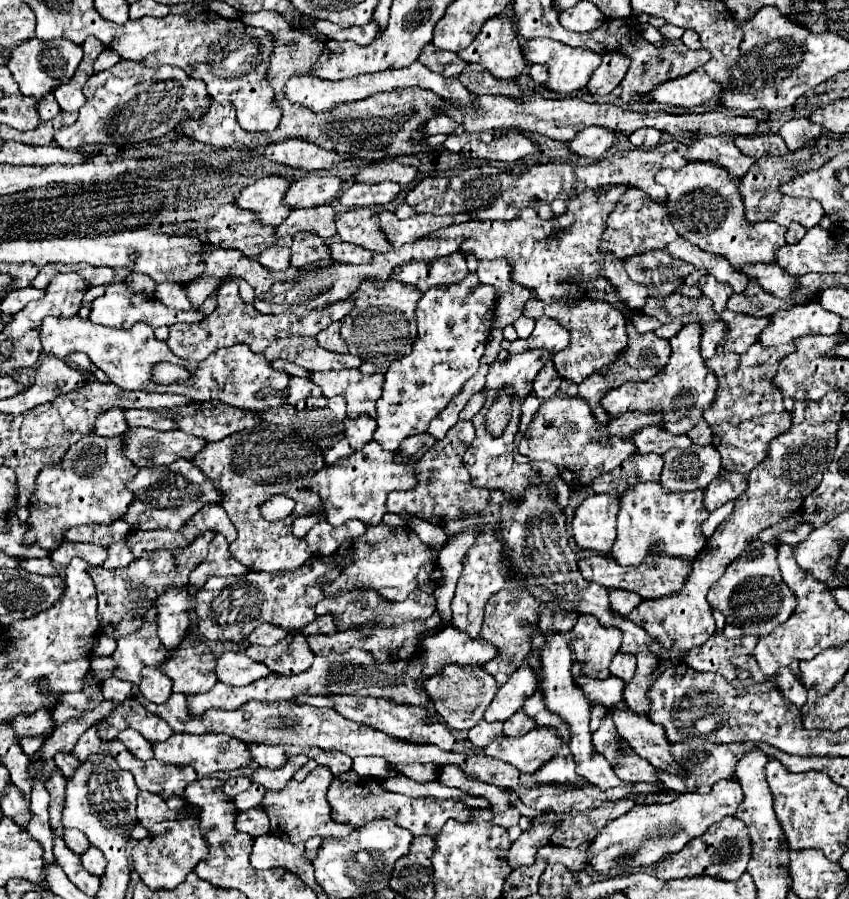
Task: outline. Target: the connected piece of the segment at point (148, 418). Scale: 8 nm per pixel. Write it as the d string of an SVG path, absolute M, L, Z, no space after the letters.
M124 410L124 418L130 428L136 428L136 426L148 426L148 428L156 428L156 430L176 428L176 424L170 418L164 418L164 416L156 414L154 410Z

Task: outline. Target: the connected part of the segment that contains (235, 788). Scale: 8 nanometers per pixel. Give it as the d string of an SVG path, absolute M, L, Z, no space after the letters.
M238 776L226 781L223 785L223 790L227 796L234 798L235 796L238 796L240 792L248 790L250 784L252 784L252 782L250 782L246 776Z

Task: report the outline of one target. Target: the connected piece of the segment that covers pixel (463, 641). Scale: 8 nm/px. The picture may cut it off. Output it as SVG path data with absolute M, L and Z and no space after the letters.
M446 626L440 634L430 636L422 642L422 650L426 654L422 680L436 674L444 664L486 664L496 658L496 646L488 646L484 638L478 634L476 638L468 638L464 630L456 630L456 626Z

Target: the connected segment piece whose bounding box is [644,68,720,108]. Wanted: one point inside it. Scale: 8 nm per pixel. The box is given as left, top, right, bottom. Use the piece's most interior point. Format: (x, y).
(694, 89)

